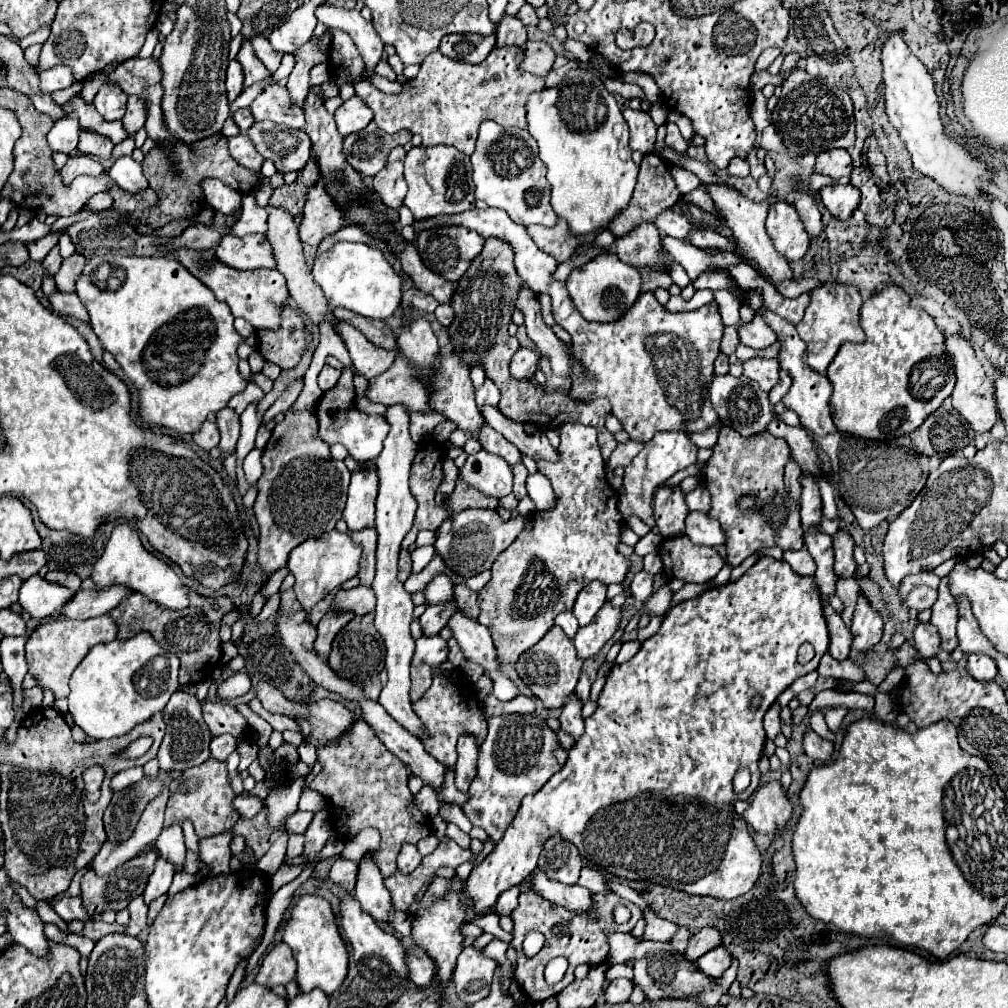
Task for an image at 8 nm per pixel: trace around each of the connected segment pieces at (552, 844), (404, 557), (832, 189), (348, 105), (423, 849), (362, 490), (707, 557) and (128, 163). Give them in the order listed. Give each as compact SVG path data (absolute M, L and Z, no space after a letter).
M549 838L539 856L539 870L561 884L577 884L583 868L577 848L563 838Z
M401 550L401 554L399 554L399 580L405 582L409 578L409 572L411 572L409 552L407 550Z
M831 184L819 190L825 208L839 220L847 220L857 208L861 194L851 184Z
M357 96L343 102L335 110L335 124L341 136L349 136L363 130L371 120L373 120L373 112Z
M427 834L425 838L421 838L419 842L417 842L417 848L419 848L419 852L423 854L423 856L427 856L427 854L431 854L435 848L437 848L437 838L433 836L433 834Z
M375 464L367 472L353 472L349 484L349 498L343 510L343 520L351 532L371 528L375 522L375 498L377 498L377 474Z
M669 538L661 544L659 554L665 564L665 574L669 578L681 578L683 582L709 582L717 576L717 572L723 568L725 560L707 546L697 546L689 538Z
M131 156L117 158L113 162L113 166L107 170L107 174L111 176L113 182L117 182L127 192L137 192L137 190L147 188L143 170L141 170L139 162L135 162Z

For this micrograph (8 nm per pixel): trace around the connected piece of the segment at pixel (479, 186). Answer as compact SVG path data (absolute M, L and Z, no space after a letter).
M493 120L481 122L475 152L471 154L471 164L477 200L505 210L509 218L521 226L553 226L557 222L557 214L549 204L549 182L545 178L547 170L537 158L537 142L527 130L505 128Z

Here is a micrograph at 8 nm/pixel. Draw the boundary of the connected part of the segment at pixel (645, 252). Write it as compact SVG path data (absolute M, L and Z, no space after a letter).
M655 224L637 226L633 234L625 234L625 238L617 238L615 252L621 262L637 270L653 268L659 272L669 272L669 268L663 264L663 256L667 252L661 244L661 234Z

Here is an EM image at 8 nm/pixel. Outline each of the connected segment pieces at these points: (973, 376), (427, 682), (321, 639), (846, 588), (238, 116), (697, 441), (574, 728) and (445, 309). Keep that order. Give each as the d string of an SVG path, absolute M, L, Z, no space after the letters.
M945 334L945 354L949 354L955 362L955 376L957 376L957 384L955 390L951 394L953 400L953 408L971 424L973 430L977 432L987 432L993 428L993 424L999 420L997 408L995 408L995 394L993 394L993 382L987 378L979 358L975 356L975 350L971 348L971 344L959 336L959 334Z
M419 666L419 668L411 668L411 700L417 702L431 686L433 674L429 666Z
M325 614L321 622L317 624L317 640L315 640L315 652L319 656L329 656L331 652L331 642L337 636L337 632L353 618L353 614Z
M847 578L847 580L841 580L837 582L837 596L841 598L843 602L843 612L841 612L841 618L847 626L851 626L851 618L853 618L853 610L855 610L855 604L857 604L857 596L859 596L859 586L857 586L857 580L855 578Z
M241 108L241 110L237 110L233 116L231 116L233 120L235 120L235 124L239 126L239 130L241 132L245 132L251 124L253 124L253 116L251 116L251 112L247 110L247 108Z
M711 426L711 430L705 430L701 434L689 434L689 438L699 448L711 448L717 442L717 434L719 434L719 426Z
M571 696L565 706L561 708L561 716L559 716L559 722L561 722L561 730L571 734L575 740L583 734L583 718L581 718L581 702Z
M447 304L437 306L437 310L435 310L435 318L439 320L441 326L447 328L447 326L451 324L451 320L453 320L453 310L451 310L451 306L447 306Z

